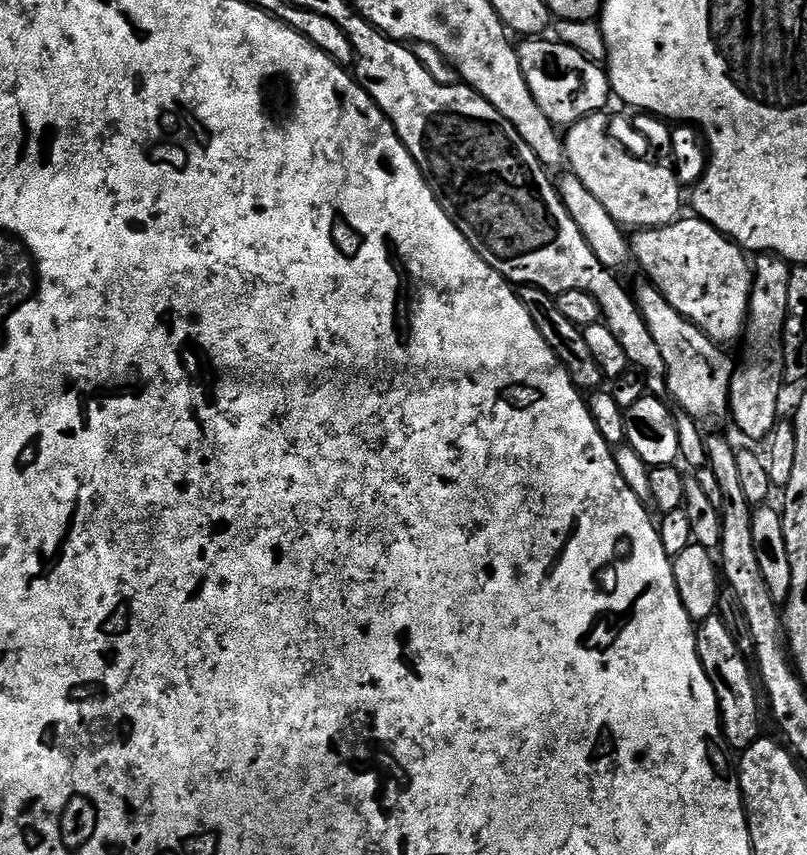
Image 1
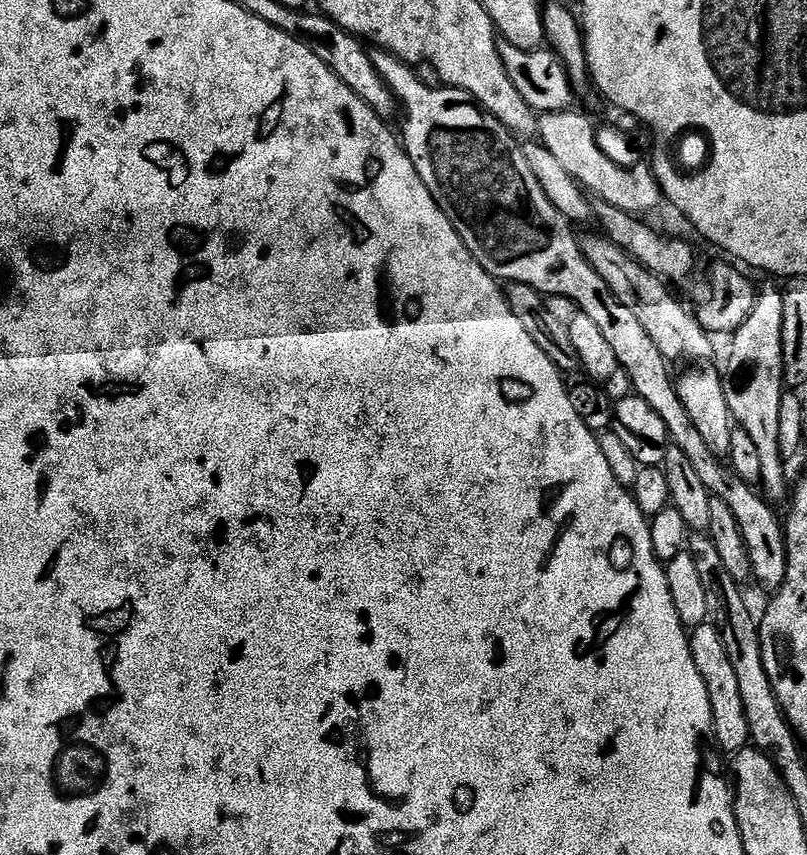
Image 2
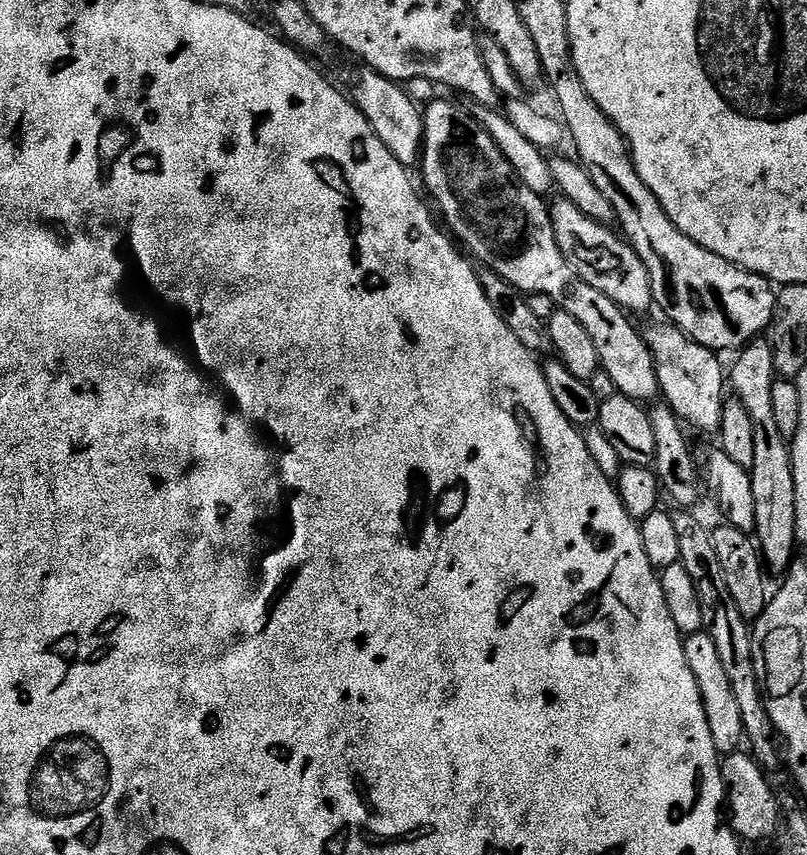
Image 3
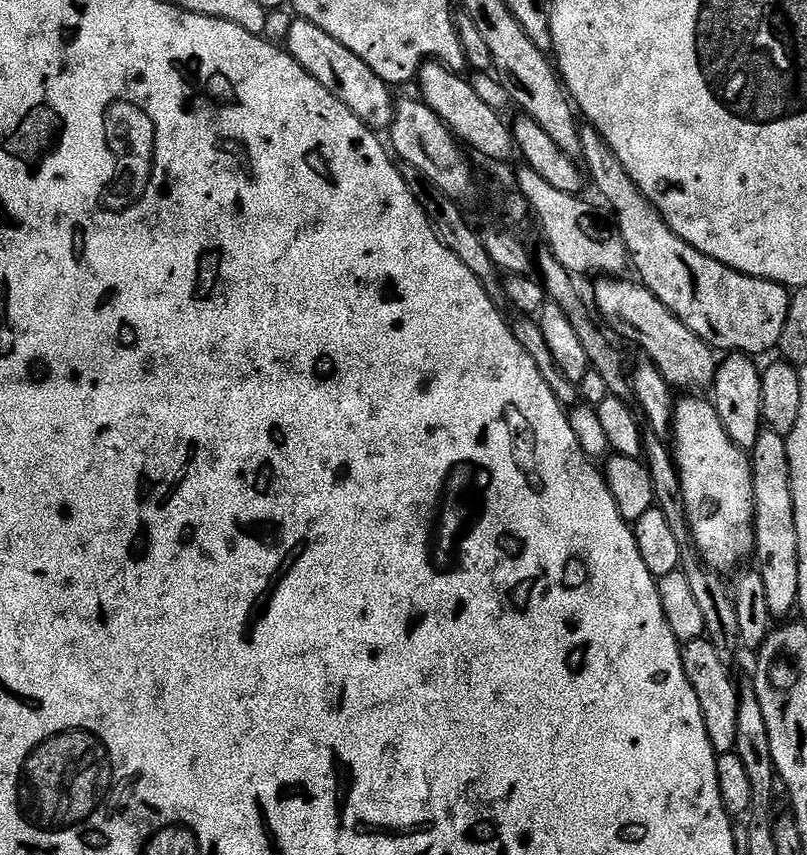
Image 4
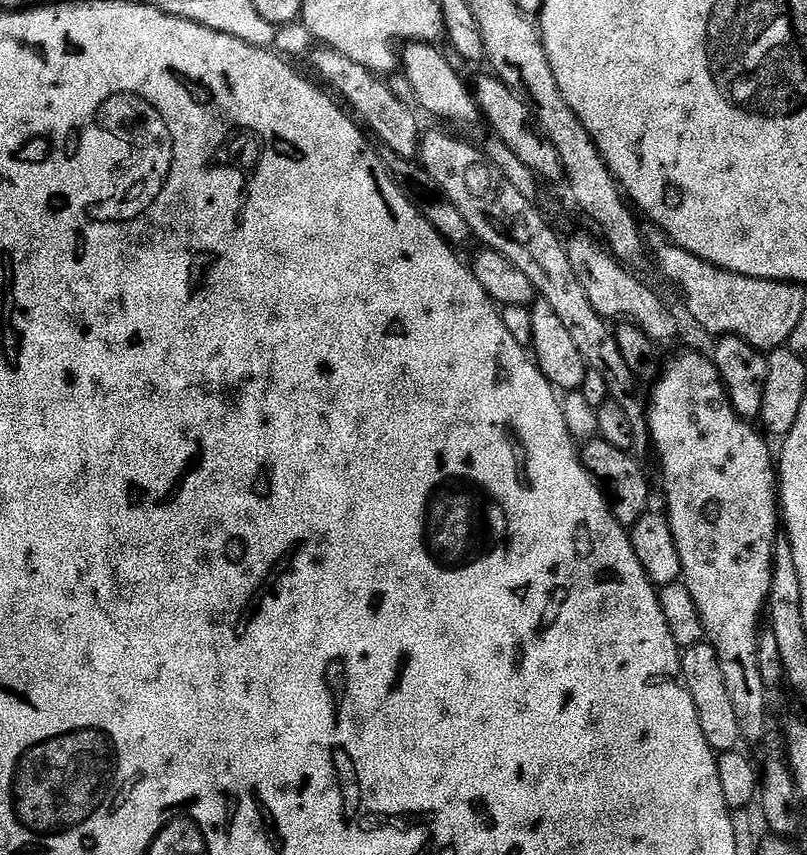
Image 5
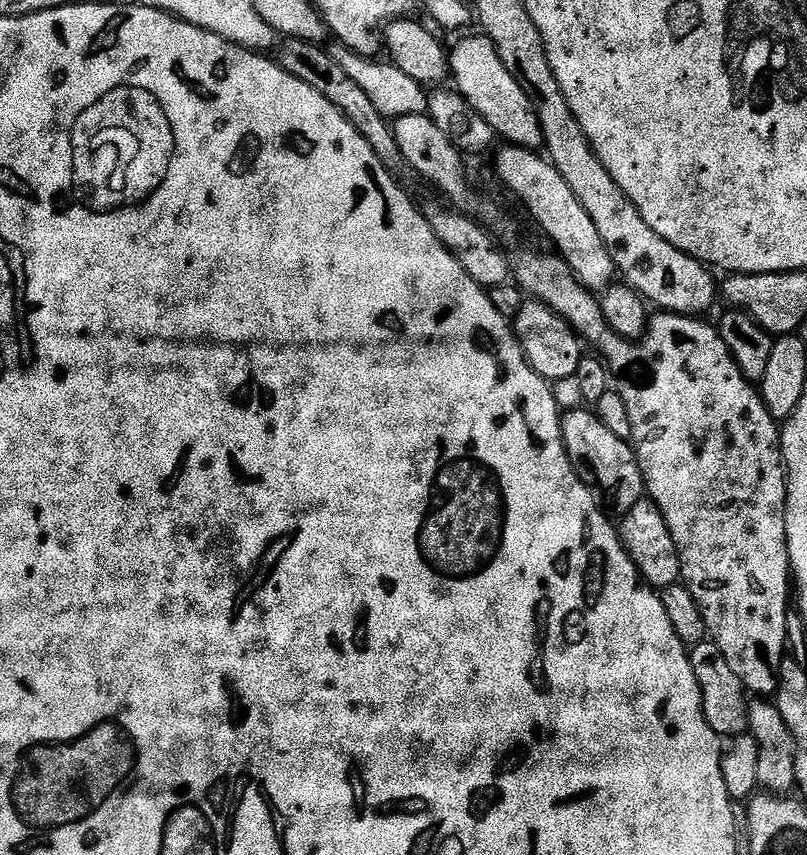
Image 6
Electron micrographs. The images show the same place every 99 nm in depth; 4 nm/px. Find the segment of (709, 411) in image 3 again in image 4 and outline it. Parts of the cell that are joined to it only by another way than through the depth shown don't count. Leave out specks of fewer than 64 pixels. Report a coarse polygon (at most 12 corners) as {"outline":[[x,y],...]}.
{"outline":[[600,278],[625,324],[673,389],[711,389],[717,353],[635,279]]}

